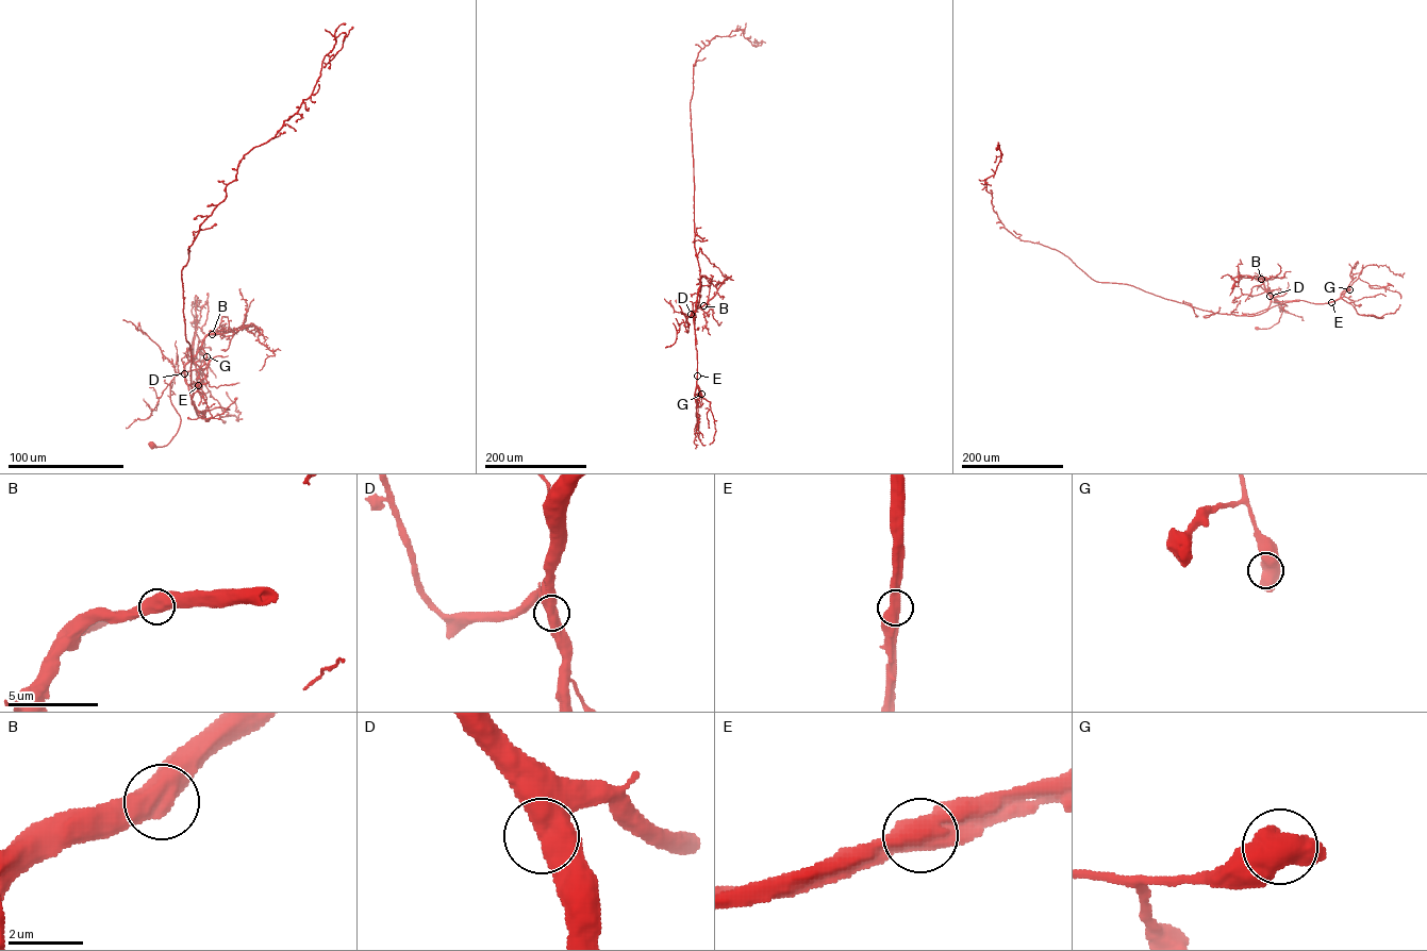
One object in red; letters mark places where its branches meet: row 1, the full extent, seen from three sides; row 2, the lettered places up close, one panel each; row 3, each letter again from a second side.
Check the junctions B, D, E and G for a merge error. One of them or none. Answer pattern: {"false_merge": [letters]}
{"false_merge": ["E"]}

